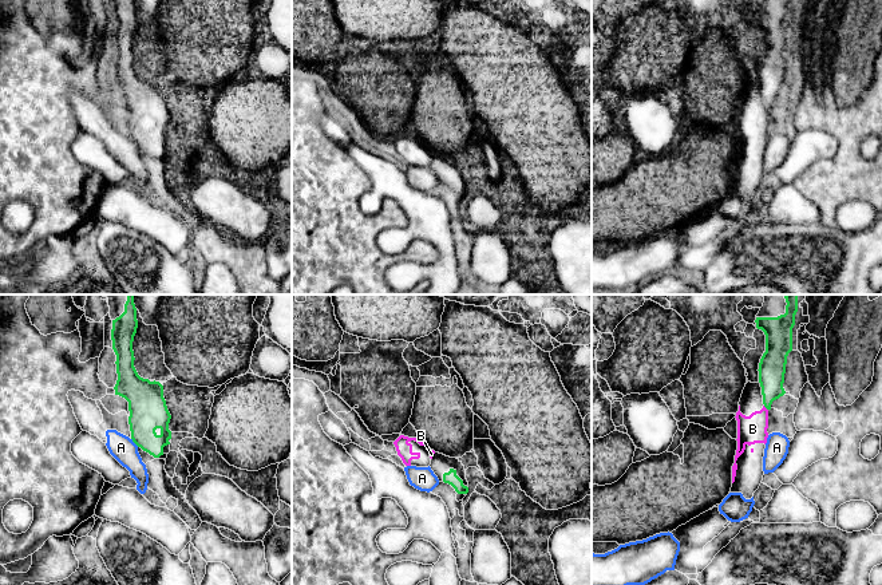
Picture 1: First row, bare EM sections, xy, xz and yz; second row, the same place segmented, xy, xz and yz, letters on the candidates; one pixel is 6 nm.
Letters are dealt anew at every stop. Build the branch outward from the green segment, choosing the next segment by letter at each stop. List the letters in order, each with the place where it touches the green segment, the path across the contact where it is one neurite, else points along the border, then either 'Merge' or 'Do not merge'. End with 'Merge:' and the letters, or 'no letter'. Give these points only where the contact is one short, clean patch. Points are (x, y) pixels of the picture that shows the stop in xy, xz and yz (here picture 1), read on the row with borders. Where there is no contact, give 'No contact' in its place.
A: Touches green at xy (134, 442). Boundary: xy (131, 438), (138, 446). Do not merge
B: Touches green at yz (766, 407). Boundary: yz (763, 406), (767, 410). Do not merge
Merge: no letter

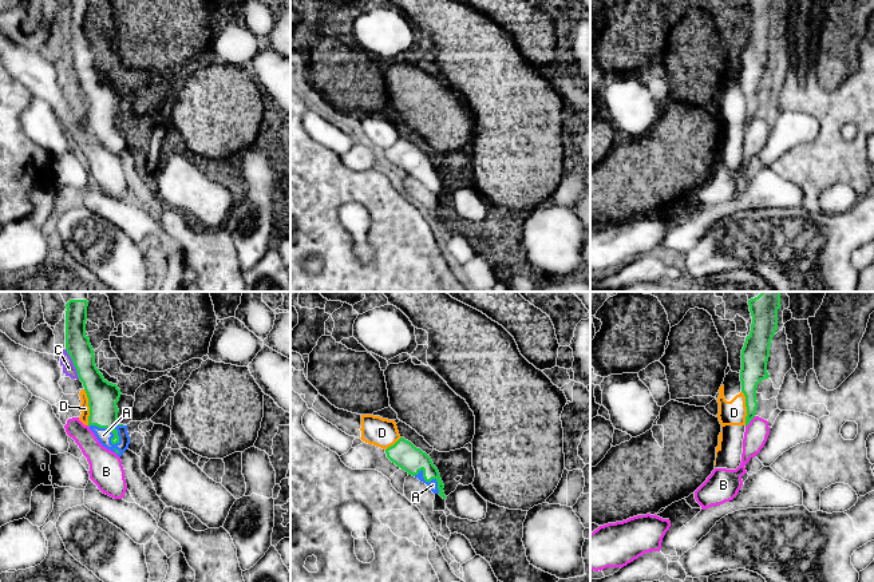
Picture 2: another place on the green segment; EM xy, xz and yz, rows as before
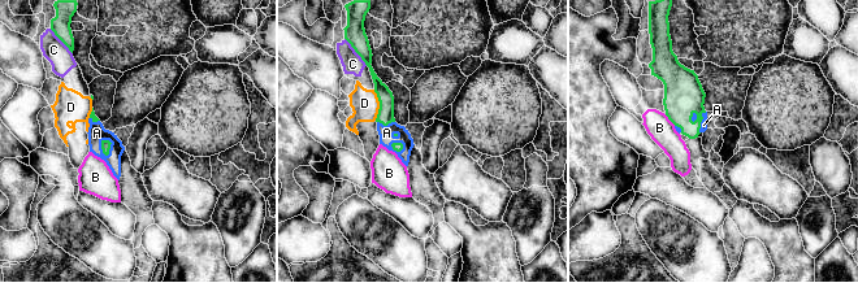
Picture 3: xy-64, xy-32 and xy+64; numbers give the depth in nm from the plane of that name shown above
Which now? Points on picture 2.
A: Touches green at xy (109, 428). Merge
B: Touches green at yz (750, 420). Boundary: yz (755, 416), (746, 427). Do not merge
C: Touches green at xy (74, 364). Boundary: xy (64, 349), (79, 379). Do not merge
D: Touches green at xy (89, 406). Boundary: xy (83, 390), (87, 398), (89, 424). Do not merge
Merge: A

